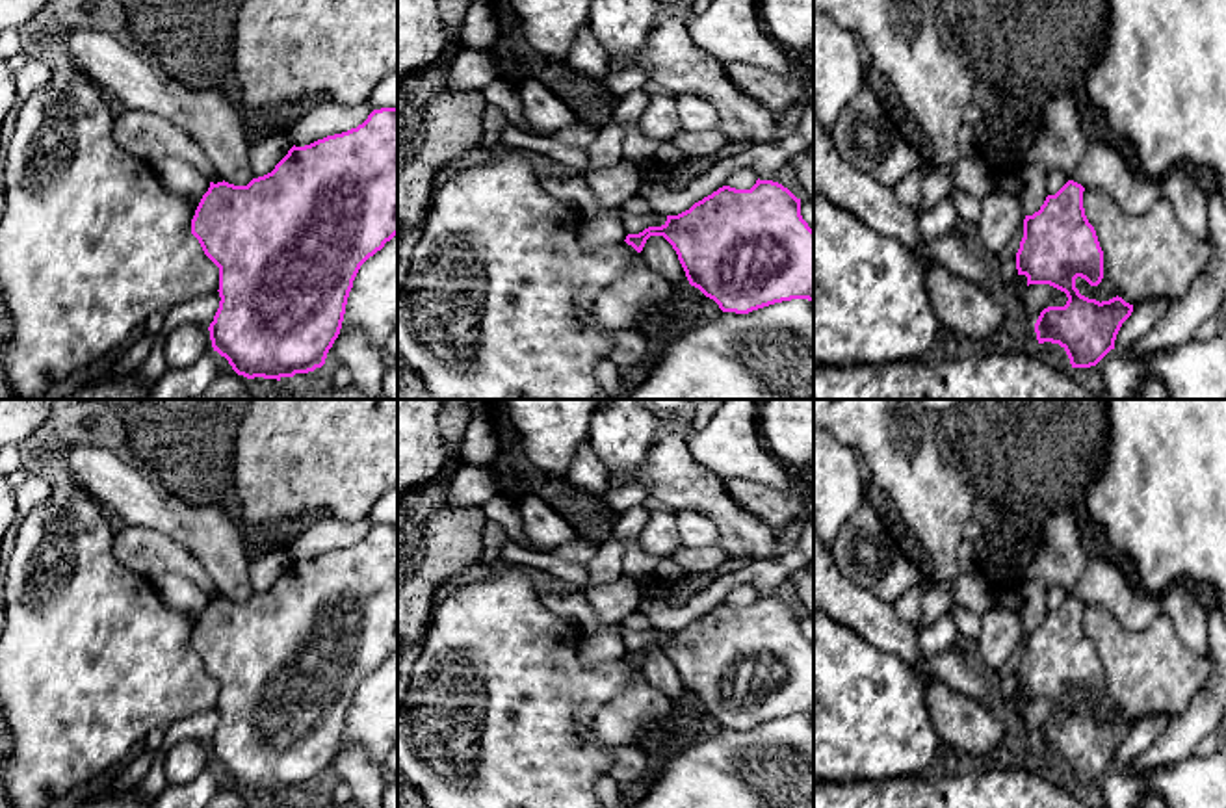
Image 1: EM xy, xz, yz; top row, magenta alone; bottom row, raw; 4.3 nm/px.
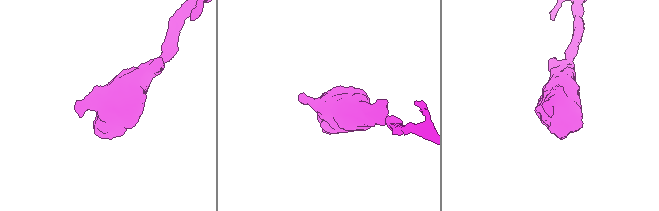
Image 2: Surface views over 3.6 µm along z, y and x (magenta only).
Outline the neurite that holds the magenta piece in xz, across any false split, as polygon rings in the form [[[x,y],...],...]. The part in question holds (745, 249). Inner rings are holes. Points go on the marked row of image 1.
[[[758,178],[750,189],[723,186],[689,210],[667,215],[661,227],[628,234],[624,241],[641,253],[650,236],[663,236],[672,245],[689,284],[713,299],[723,312],[749,314],[791,299],[814,303],[814,230],[801,215],[801,199],[778,182]]]

